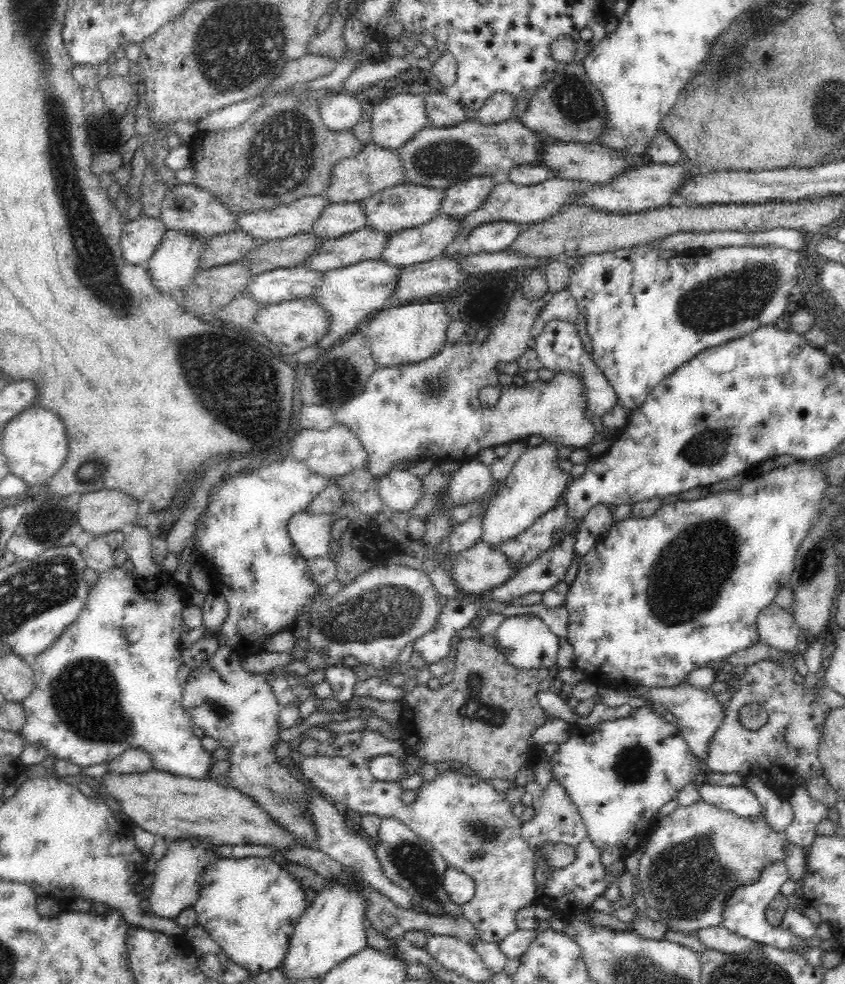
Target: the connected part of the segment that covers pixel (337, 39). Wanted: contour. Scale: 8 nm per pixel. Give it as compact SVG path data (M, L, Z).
M336 12L328 28L316 34L316 36L312 36L312 42L307 46L308 52L314 55L330 57L338 64L349 53L349 48L347 48L343 39L344 27L344 17L339 12Z

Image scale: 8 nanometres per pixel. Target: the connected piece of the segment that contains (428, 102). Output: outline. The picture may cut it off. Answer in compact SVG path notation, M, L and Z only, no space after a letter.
M444 93L423 95L430 127L453 127L467 120L465 107L459 101L450 101Z

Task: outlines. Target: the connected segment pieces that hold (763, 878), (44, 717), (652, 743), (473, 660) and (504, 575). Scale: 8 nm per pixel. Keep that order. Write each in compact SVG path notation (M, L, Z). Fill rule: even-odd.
M768 862L756 880L748 882L748 884L742 884L742 886L736 886L736 888L726 896L724 908L722 908L722 925L728 930L731 930L734 934L739 934L742 938L749 938L760 944L767 944L768 946L778 947L782 950L792 949L794 952L798 952L798 954L802 955L808 965L821 968L822 954L824 952L820 945L815 944L810 946L804 939L801 939L786 929L772 926L768 923L768 919L766 919L767 906L778 896L782 884L788 879L787 866L784 862Z
M116 566L111 571L101 574L96 586L89 588L87 606L79 614L76 622L64 630L61 638L56 643L52 643L47 650L30 660L35 672L34 682L36 687L32 694L23 700L26 722L18 733L19 737L23 738L26 744L46 748L51 756L70 761L72 764L82 768L104 762L109 763L128 749L142 749L150 755L153 768L156 771L164 771L176 777L207 779L208 768L212 766L212 760L210 759L210 753L204 751L204 748L200 745L200 739L192 733L193 723L191 722L191 717L183 708L184 685L181 685L177 674L183 664L181 660L183 650L180 644L180 632L184 632L182 609L187 603L180 588L176 585L171 573L158 574L156 578L148 581L138 573L132 573L130 576L128 571Z
M646 705L636 708L630 716L593 724L568 724L568 738L557 744L557 750L550 756L553 779L556 780L584 823L592 845L600 852L616 848L626 858L640 846L645 845L648 827L654 826L657 811L688 784L694 785L699 770L696 756L682 738L676 724L667 722L663 716Z
M478 638L461 639L453 647L451 661L454 665L453 678L444 686L434 681L418 685L407 697L406 704L414 713L414 726L418 734L416 755L426 763L436 765L439 762L458 762L465 771L479 780L489 783L492 779L510 781L516 787L516 774L522 766L530 764L532 732L549 722L546 711L537 700L536 692L541 682L553 679L549 670L517 670L509 666L505 656L495 647L488 646Z
M478 541L473 547L444 560L452 571L452 580L457 588L472 594L485 595L488 591L503 585L520 568L511 564L509 558L496 546Z

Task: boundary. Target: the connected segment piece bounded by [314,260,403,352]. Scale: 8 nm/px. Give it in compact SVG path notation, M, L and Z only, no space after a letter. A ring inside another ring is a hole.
M369 260L323 273L321 285L315 292L314 299L330 313L332 324L329 326L329 331L316 344L320 352L332 348L340 336L355 331L355 326L366 316L384 309L388 300L395 295L399 272L402 269L402 266L390 266L383 260Z

